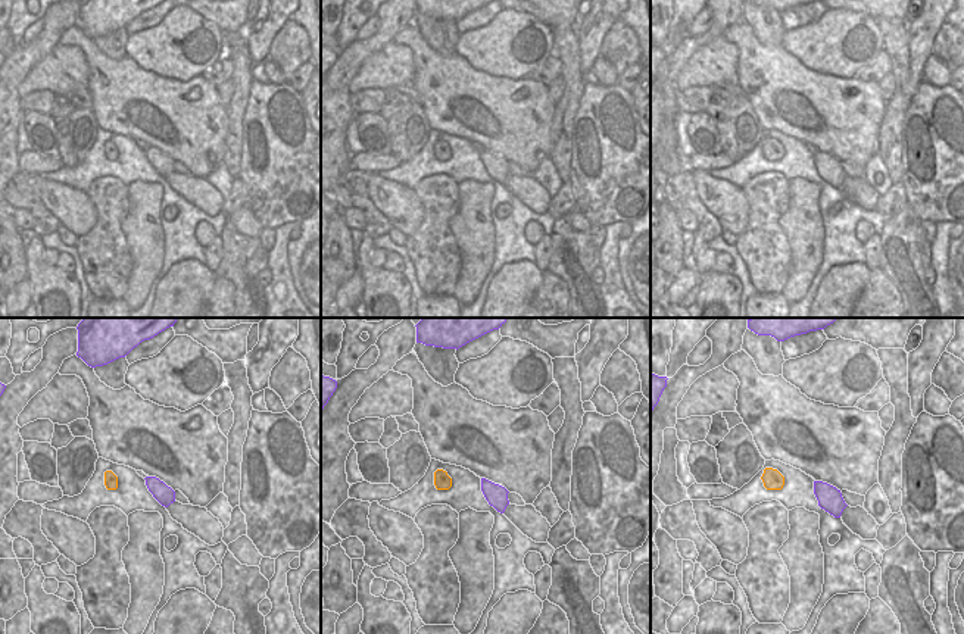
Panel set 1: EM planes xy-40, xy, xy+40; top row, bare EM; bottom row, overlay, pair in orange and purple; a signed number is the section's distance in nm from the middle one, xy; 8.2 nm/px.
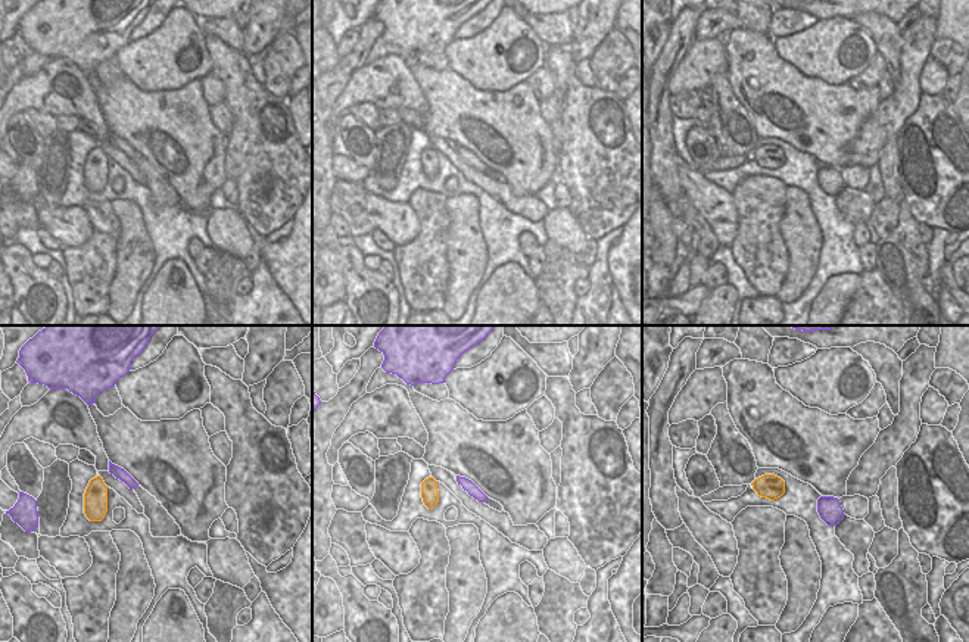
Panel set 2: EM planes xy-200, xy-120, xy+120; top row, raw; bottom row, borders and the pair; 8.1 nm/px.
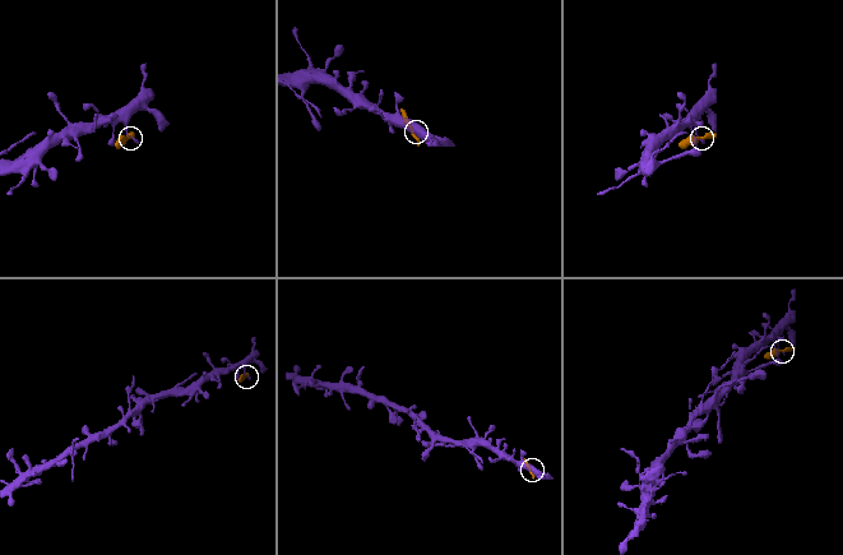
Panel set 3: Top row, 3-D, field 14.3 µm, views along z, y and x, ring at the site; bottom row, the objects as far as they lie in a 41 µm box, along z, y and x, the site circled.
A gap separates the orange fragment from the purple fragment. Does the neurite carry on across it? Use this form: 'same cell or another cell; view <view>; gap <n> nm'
another cell; view xy-40; gap 220 nm

